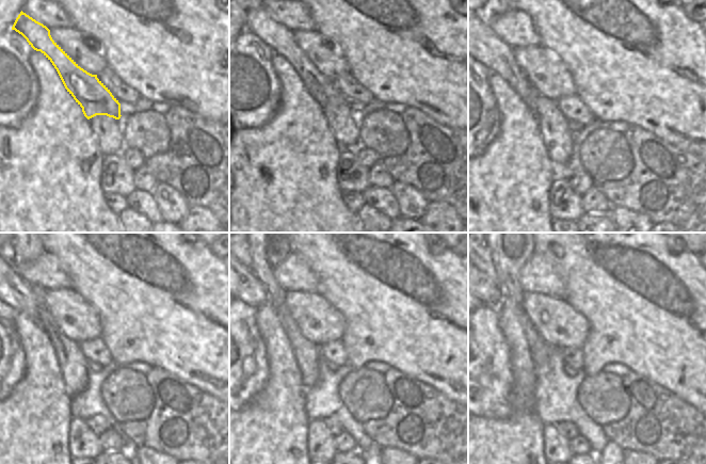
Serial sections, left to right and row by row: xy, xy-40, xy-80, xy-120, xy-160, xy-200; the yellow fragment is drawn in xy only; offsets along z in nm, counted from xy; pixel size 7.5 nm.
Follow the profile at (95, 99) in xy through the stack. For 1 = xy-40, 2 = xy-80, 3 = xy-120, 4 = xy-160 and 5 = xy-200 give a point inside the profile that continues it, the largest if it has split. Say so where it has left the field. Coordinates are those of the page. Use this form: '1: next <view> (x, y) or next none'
1: next xy-40 (279, 38)
2: next xy-80 (495, 54)
3: next xy-120 (13, 290)
4: next xy-160 (251, 291)
5: next xy-200 (490, 292)

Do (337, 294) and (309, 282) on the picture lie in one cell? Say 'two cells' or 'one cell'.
two cells

